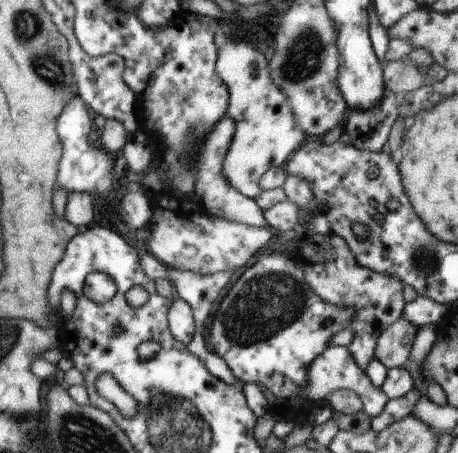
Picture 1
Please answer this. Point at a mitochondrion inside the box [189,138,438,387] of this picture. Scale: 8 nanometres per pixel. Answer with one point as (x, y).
(266, 305)

